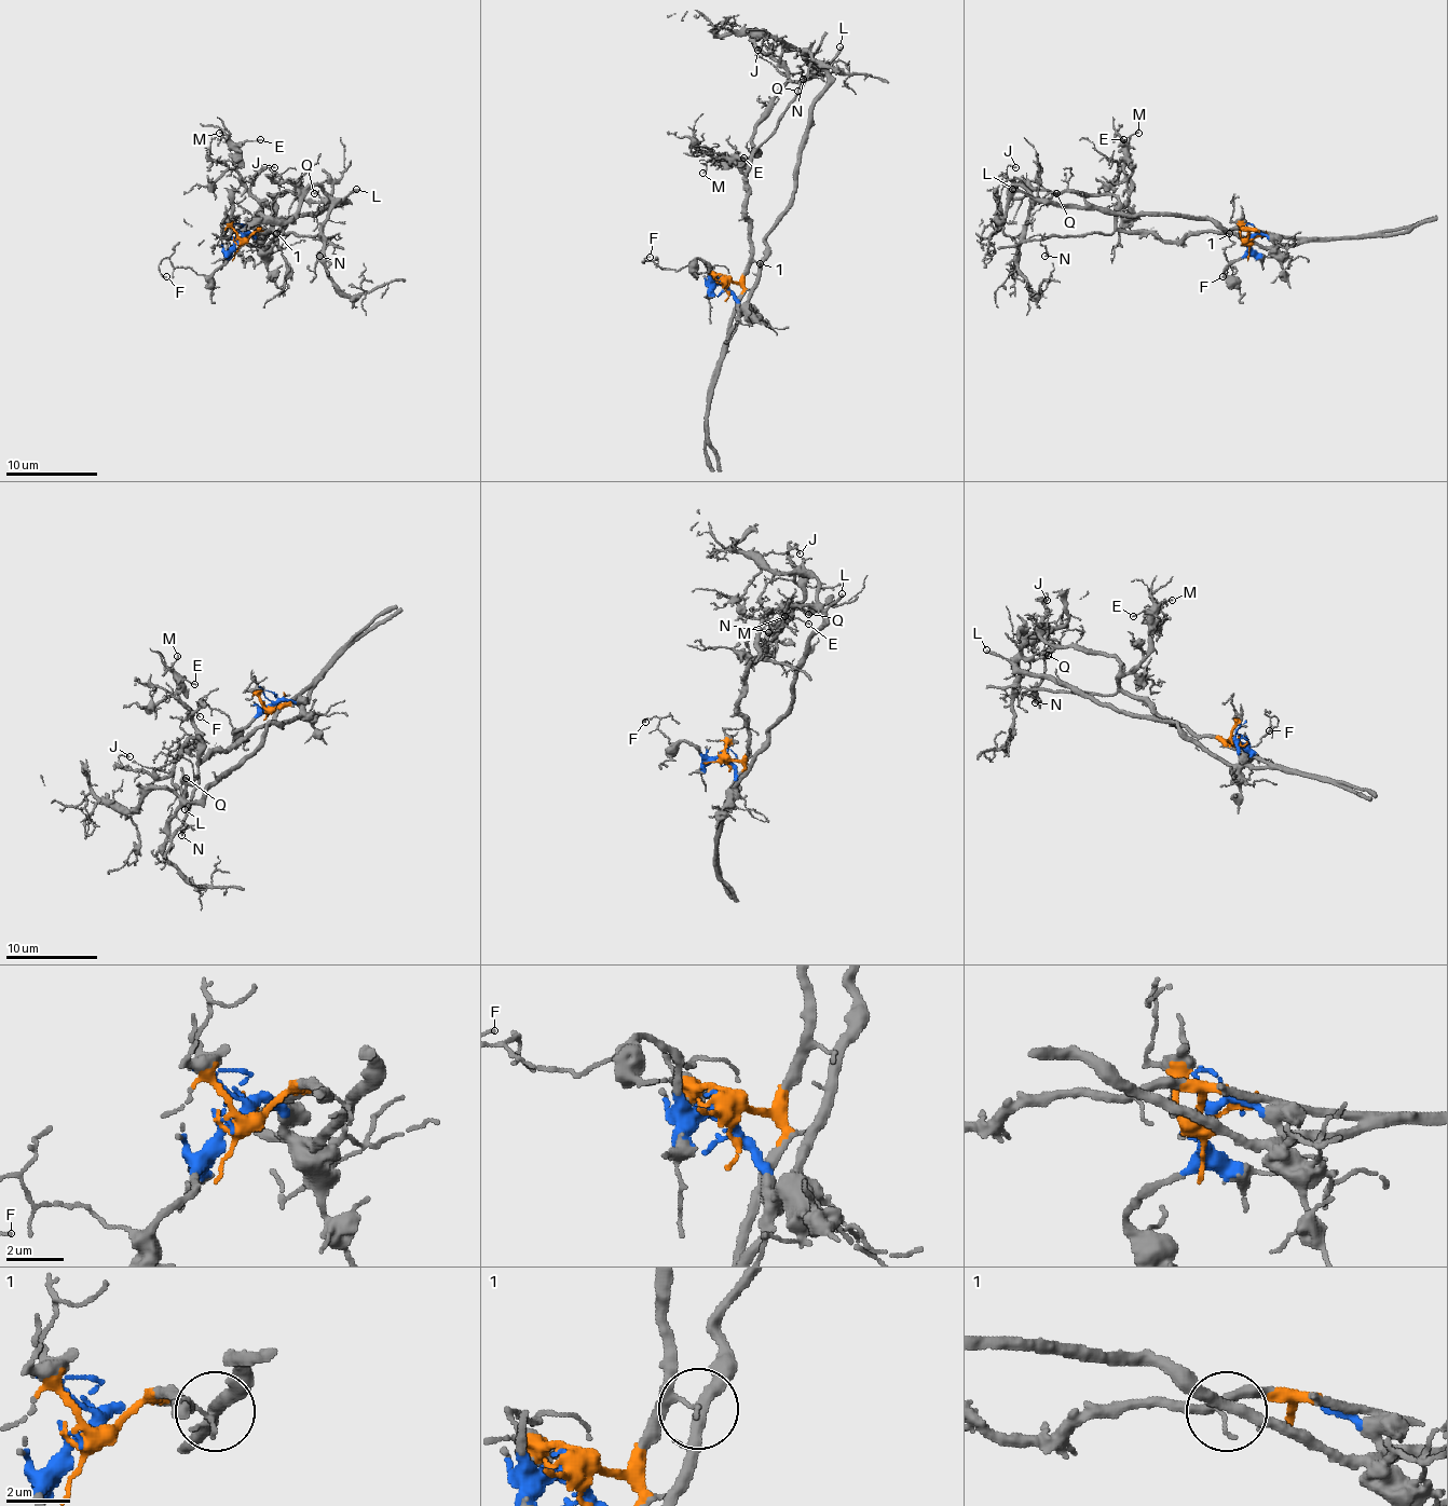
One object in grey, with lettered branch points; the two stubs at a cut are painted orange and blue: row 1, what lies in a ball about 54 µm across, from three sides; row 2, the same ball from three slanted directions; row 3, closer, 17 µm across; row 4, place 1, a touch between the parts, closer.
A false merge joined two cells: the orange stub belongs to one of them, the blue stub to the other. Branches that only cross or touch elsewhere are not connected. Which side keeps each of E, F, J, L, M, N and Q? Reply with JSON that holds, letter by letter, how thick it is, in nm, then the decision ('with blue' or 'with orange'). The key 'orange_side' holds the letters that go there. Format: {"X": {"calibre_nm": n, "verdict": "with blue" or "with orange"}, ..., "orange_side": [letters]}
{"E": {"calibre_nm": 110, "verdict": "with orange"}, "F": {"calibre_nm": 90, "verdict": "with blue"}, "J": {"calibre_nm": 110, "verdict": "with orange"}, "L": {"calibre_nm": 240, "verdict": "with blue"}, "M": {"calibre_nm": 110, "verdict": "with orange"}, "N": {"calibre_nm": 200, "verdict": "with orange"}, "Q": {"calibre_nm": 170, "verdict": "with orange"}, "orange_side": ["E", "J", "M", "N", "Q"]}

